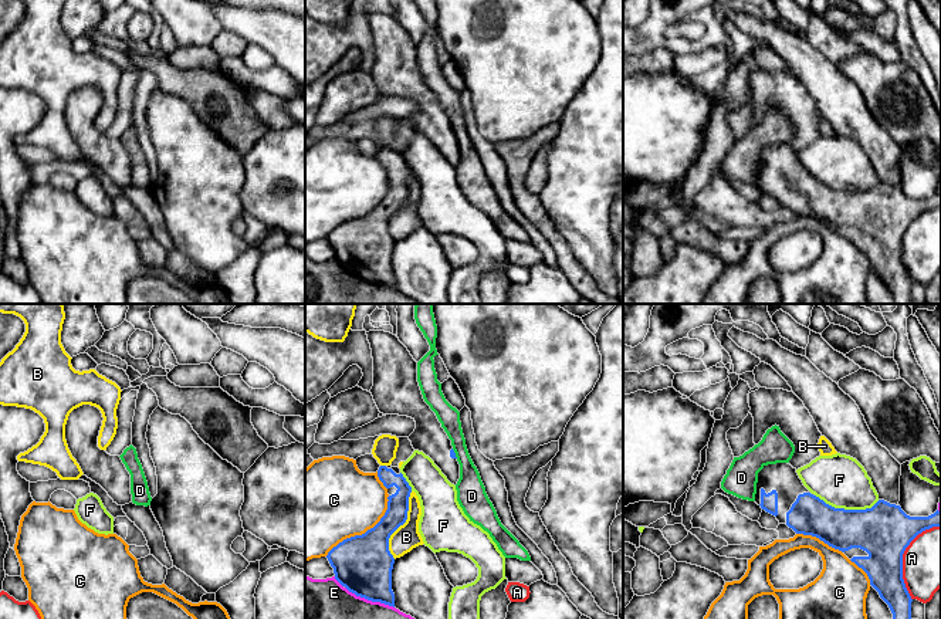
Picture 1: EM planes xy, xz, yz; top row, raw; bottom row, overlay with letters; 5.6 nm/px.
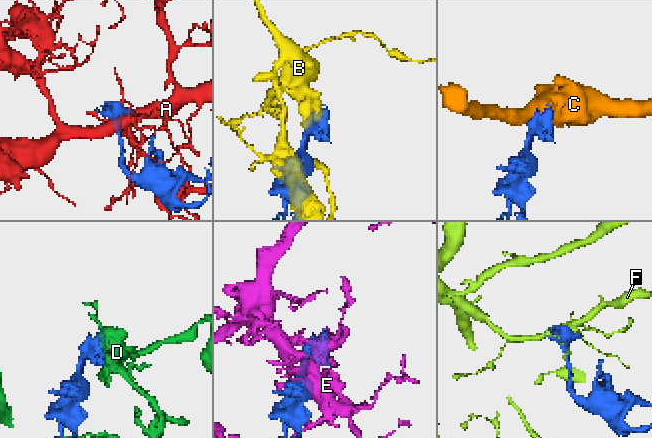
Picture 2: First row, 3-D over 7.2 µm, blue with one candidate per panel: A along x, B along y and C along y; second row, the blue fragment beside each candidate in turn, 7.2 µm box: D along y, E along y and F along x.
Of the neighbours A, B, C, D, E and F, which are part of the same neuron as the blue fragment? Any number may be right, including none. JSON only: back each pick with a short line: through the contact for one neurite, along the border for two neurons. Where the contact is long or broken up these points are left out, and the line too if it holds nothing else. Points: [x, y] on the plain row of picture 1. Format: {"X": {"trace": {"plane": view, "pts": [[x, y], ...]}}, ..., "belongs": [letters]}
{"belongs": []}

